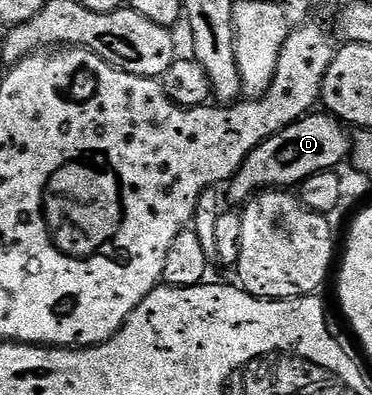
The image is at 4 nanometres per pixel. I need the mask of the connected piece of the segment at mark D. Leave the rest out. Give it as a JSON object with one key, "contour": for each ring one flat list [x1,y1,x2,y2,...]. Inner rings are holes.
{"contour":[[330,114,315,115,302,116,288,128,282,128,280,132,261,142,261,146,247,155,245,162,236,170,225,188,233,203,242,205,264,190,294,189,302,185,303,181,313,178,313,174,338,169,338,164,350,157,352,137,348,129]]}

